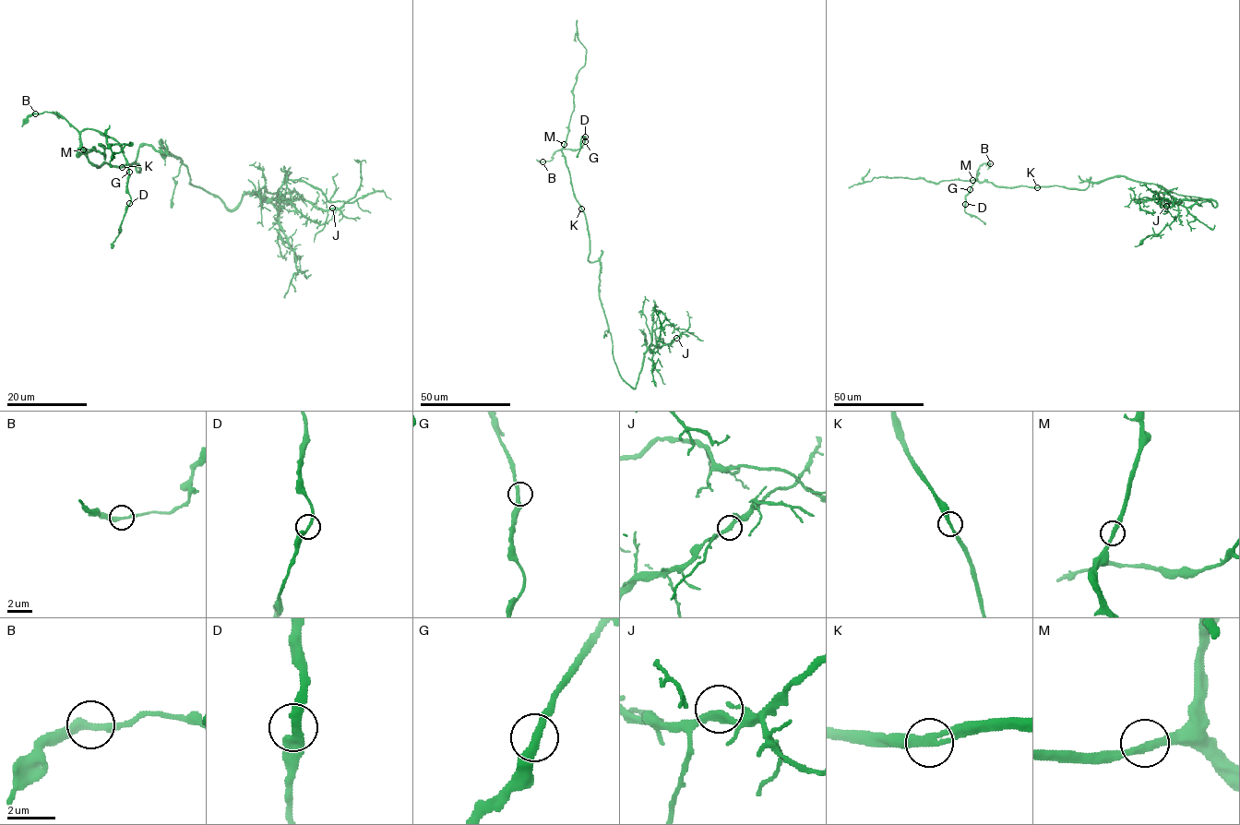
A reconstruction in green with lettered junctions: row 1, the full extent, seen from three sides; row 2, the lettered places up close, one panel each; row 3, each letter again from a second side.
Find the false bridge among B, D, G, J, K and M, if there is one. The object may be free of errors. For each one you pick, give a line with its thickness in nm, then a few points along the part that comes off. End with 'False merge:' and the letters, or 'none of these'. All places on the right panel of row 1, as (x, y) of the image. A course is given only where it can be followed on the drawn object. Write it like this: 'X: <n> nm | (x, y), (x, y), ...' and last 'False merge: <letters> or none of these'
False merge: none of these

